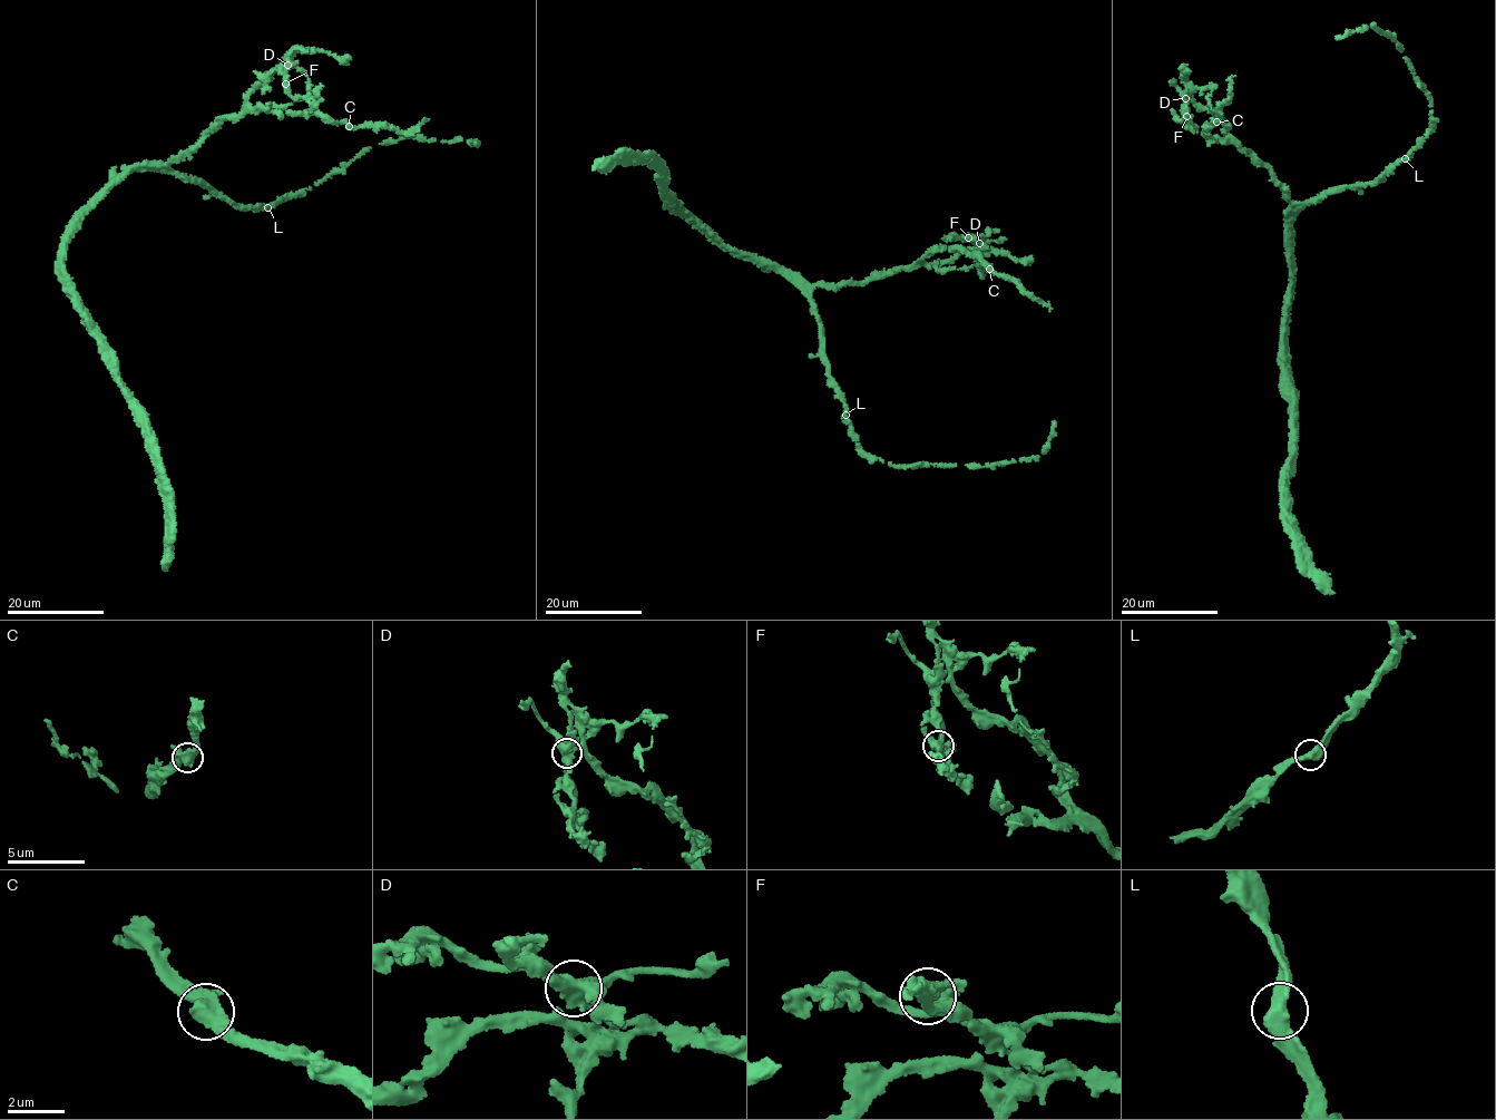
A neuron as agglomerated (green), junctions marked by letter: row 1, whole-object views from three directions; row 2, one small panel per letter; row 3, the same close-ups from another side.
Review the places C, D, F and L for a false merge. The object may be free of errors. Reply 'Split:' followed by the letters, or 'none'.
Split: D

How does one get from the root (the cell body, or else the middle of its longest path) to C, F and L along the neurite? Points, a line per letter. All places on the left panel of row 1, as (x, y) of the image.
C: (125, 175), (138, 167), (176, 162), (182, 155), (195, 151), (224, 118), (248, 110), (320, 114), (349, 127)
F: (125, 175), (193, 153), (224, 118), (240, 115), (252, 90), (270, 81), (274, 70), (285, 64), (286, 84)
L: (125, 175), (147, 168), (175, 174), (204, 185), (240, 207), (255, 211), (264, 205), (267, 207)

